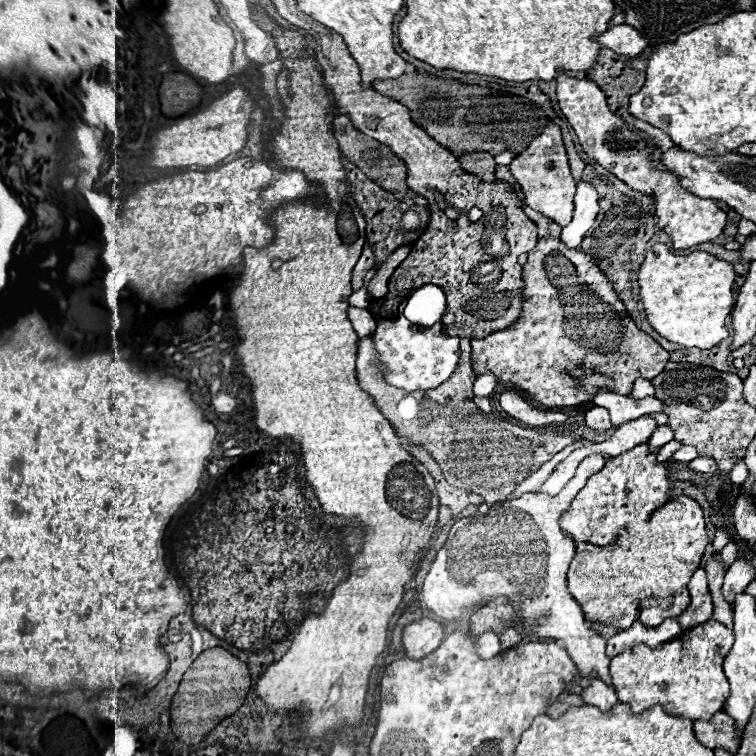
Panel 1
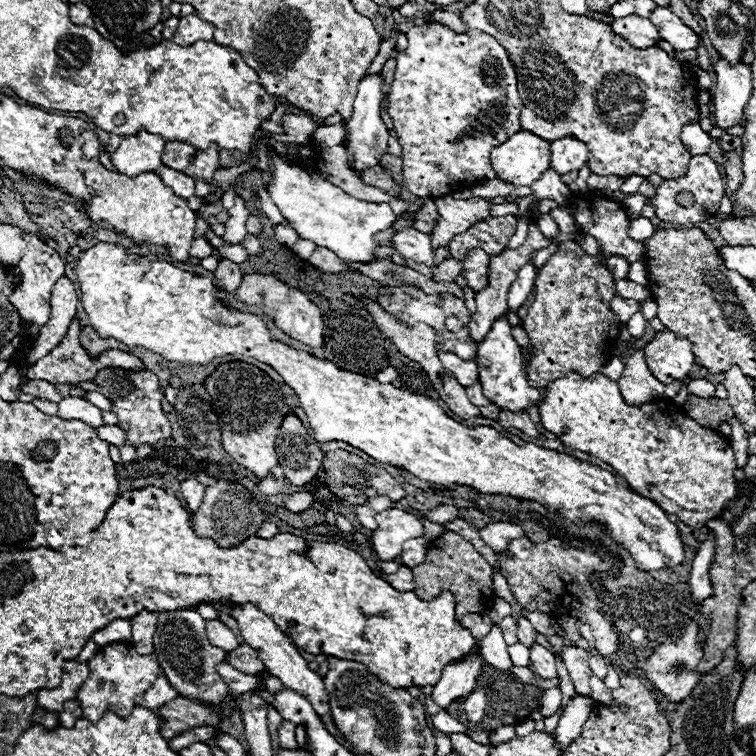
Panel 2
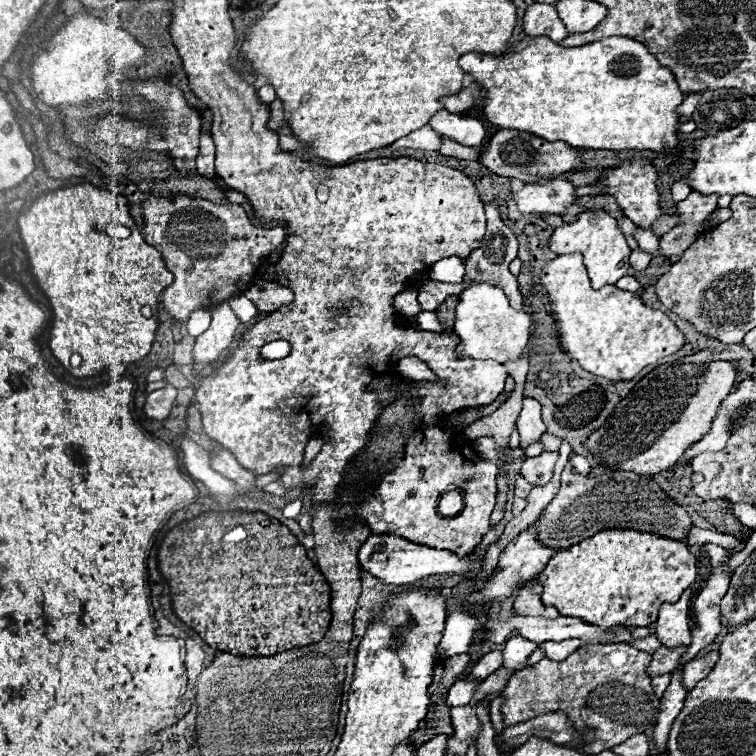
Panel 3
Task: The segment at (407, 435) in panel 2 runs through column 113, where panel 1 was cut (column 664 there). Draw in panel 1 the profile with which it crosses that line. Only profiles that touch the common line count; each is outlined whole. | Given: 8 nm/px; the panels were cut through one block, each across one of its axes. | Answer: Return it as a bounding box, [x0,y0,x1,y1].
[638,244,736,350]

